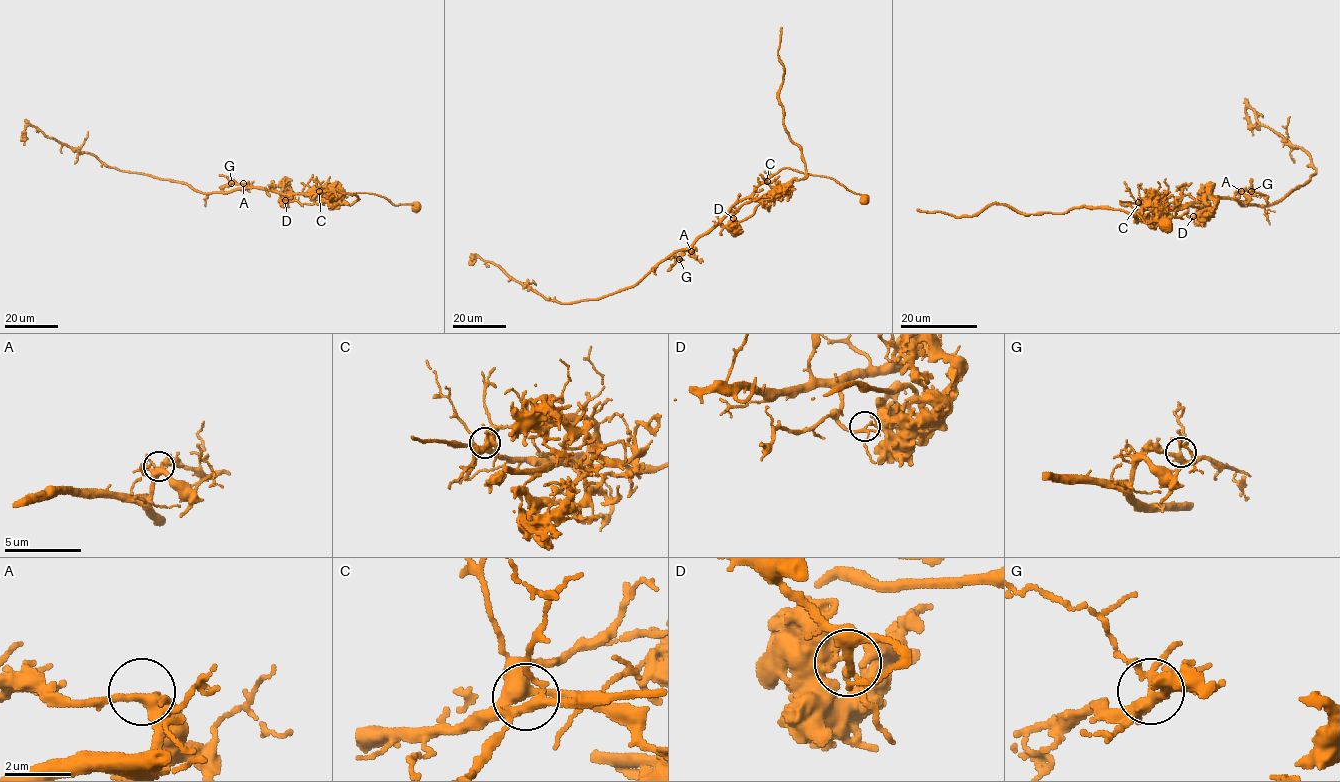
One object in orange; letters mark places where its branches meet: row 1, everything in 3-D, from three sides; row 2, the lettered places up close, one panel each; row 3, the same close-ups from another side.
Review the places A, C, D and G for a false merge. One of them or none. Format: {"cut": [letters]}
{"cut": ["D"]}

